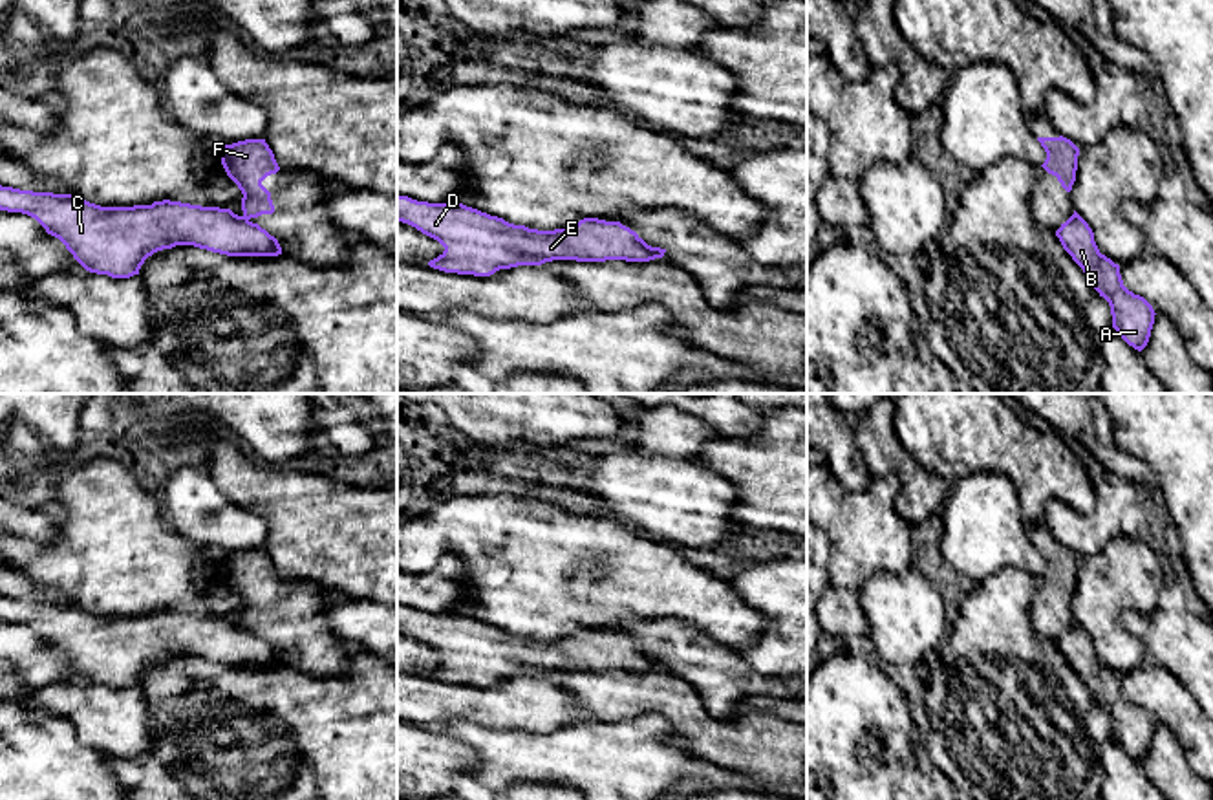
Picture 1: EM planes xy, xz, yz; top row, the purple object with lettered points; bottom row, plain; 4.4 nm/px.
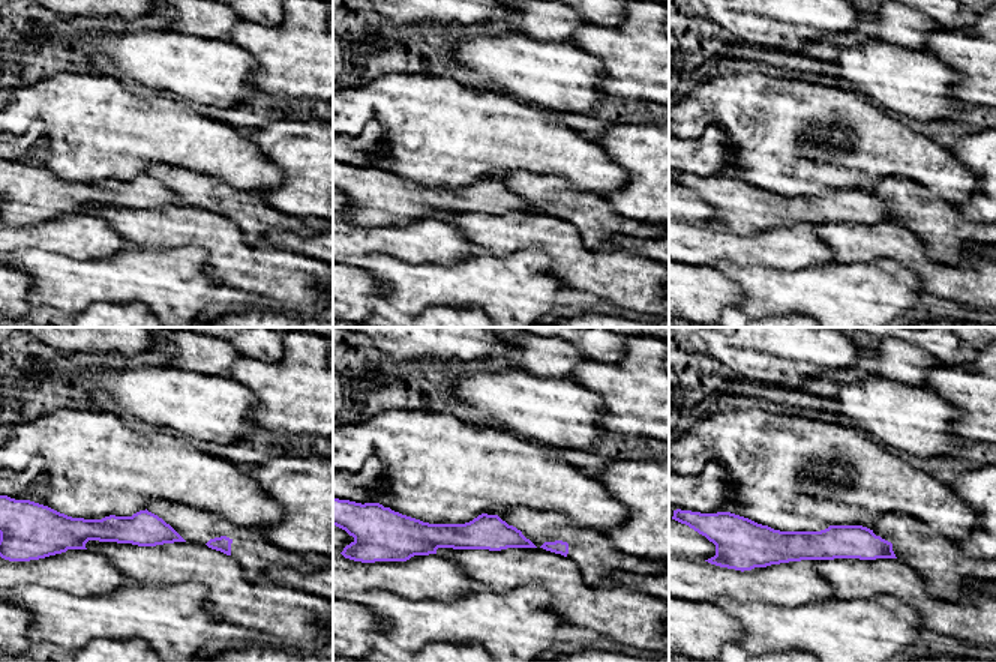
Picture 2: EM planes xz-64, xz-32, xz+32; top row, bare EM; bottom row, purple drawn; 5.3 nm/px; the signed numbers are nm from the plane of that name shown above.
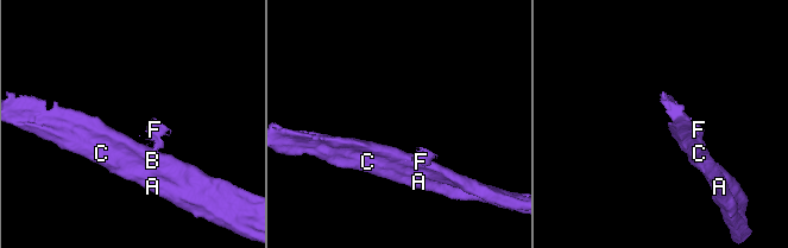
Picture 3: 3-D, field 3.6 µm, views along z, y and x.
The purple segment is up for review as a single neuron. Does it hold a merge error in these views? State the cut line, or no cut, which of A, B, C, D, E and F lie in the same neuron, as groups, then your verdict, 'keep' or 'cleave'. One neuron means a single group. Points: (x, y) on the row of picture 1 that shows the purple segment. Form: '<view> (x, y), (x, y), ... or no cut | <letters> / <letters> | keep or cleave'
xy (242, 216), (247, 220) | A B C D E / F | cleave

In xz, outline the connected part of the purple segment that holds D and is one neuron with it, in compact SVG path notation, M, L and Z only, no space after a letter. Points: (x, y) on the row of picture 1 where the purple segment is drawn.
M397 196L397 222L437 240L445 251L430 267L474 276L499 269L542 265L553 260L649 262L659 258L635 231L620 222L584 218L578 223L538 231L456 203L428 203Z

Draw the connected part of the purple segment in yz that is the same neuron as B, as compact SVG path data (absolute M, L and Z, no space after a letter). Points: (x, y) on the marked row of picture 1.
M1078 212L1061 223L1056 236L1083 269L1100 297L1109 302L1112 328L1129 346L1142 351L1149 342L1154 324L1156 313L1153 306L1123 286L1120 265L1100 253L1092 229Z

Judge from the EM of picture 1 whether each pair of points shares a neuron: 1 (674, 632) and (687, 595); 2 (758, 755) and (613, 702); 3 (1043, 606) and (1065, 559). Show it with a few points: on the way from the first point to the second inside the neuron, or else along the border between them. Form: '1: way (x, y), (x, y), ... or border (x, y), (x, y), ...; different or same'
1: border (633, 619), (681, 619), (716, 639); different
2: way (721, 740), (710, 738), (672, 700), (650, 700); same
3: way (1052, 595), (1062, 570); same

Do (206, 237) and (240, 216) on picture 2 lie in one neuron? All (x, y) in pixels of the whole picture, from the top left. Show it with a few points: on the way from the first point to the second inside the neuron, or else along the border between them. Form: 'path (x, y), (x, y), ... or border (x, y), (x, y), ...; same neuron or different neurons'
border (198, 207), (230, 218), (249, 243), (258, 243); different neurons

